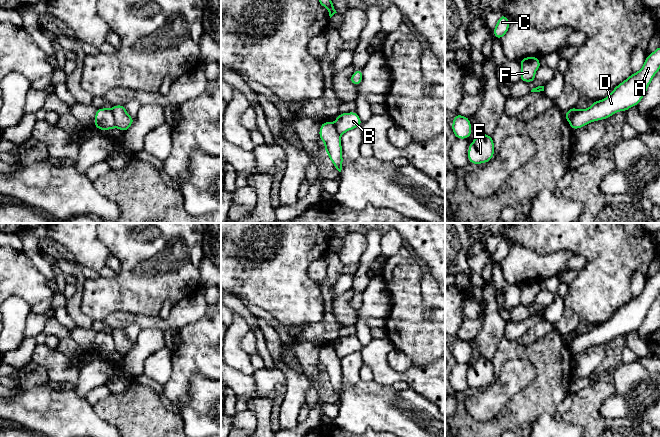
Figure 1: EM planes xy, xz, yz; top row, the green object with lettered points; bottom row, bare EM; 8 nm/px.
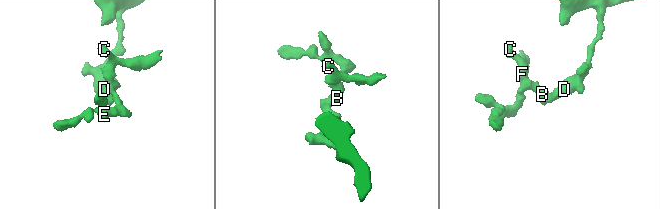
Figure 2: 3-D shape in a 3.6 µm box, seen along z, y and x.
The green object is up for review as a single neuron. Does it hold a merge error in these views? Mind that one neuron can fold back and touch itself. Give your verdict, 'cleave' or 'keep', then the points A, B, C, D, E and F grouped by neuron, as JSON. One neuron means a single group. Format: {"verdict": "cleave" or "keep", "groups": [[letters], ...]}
{"verdict": "cleave", "groups": [["A", "D"], ["B", "C", "E", "F"]]}

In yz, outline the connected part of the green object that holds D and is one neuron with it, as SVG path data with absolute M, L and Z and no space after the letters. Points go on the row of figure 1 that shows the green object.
M660 45L646 56L638 72L632 73L618 84L606 98L594 101L589 108L579 110L572 116L568 120L570 127L572 130L579 129L594 121L607 119L618 111L626 112L629 108L637 106L659 70Z

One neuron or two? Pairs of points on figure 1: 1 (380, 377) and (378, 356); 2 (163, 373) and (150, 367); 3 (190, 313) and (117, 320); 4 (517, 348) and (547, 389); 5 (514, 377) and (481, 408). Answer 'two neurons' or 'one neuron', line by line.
1: one neuron
2: one neuron
3: one neuron
4: one neuron
5: one neuron

